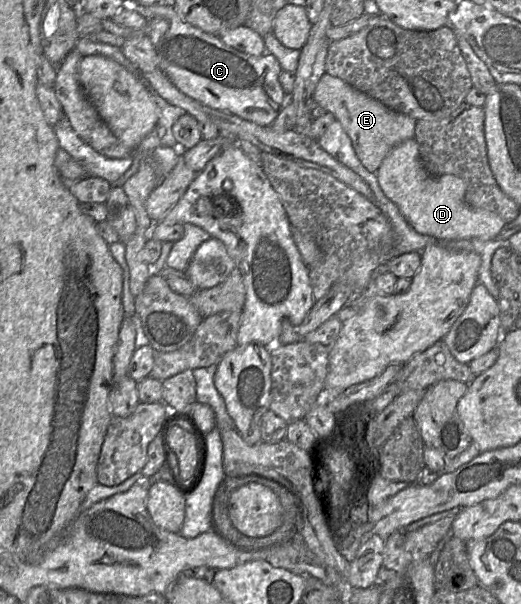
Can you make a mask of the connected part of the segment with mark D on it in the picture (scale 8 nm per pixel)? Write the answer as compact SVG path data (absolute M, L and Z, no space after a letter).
M415 139L395 146L376 171L378 184L399 209L406 222L418 233L440 241L495 238L505 221L496 213L473 208L465 200L467 183L455 175L433 176L424 168Z

